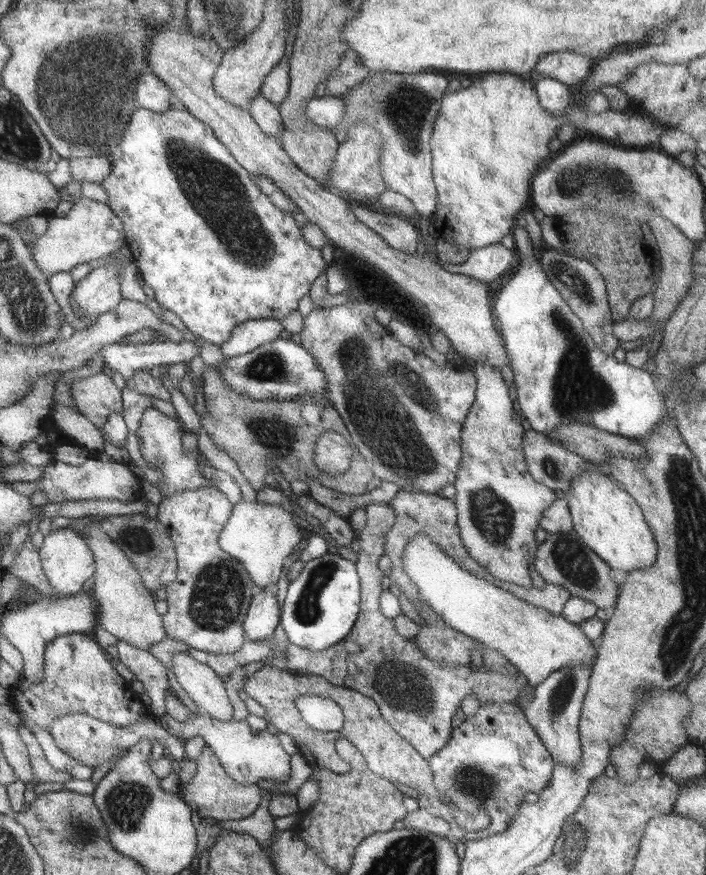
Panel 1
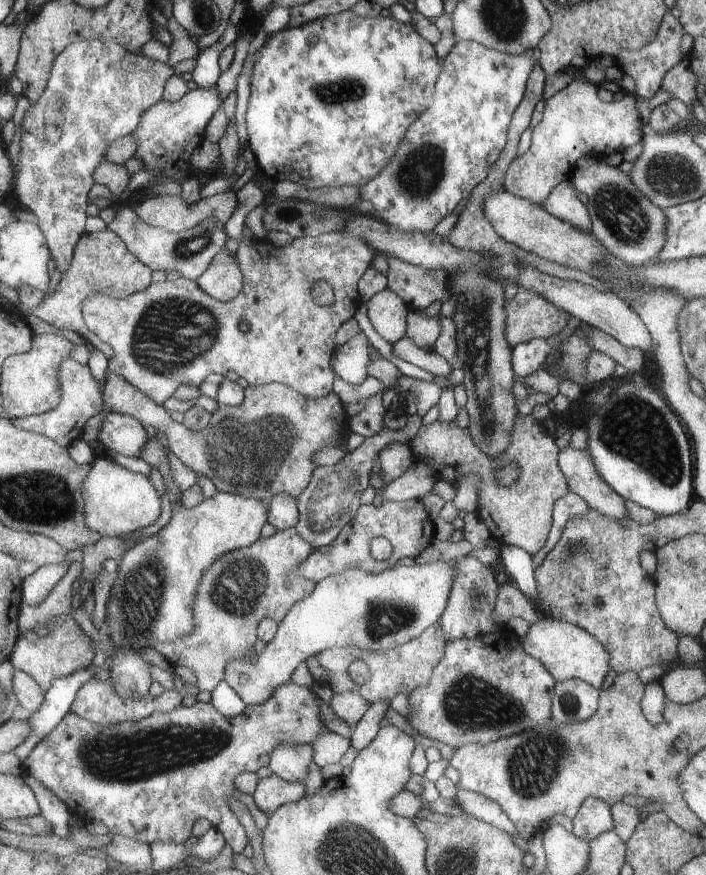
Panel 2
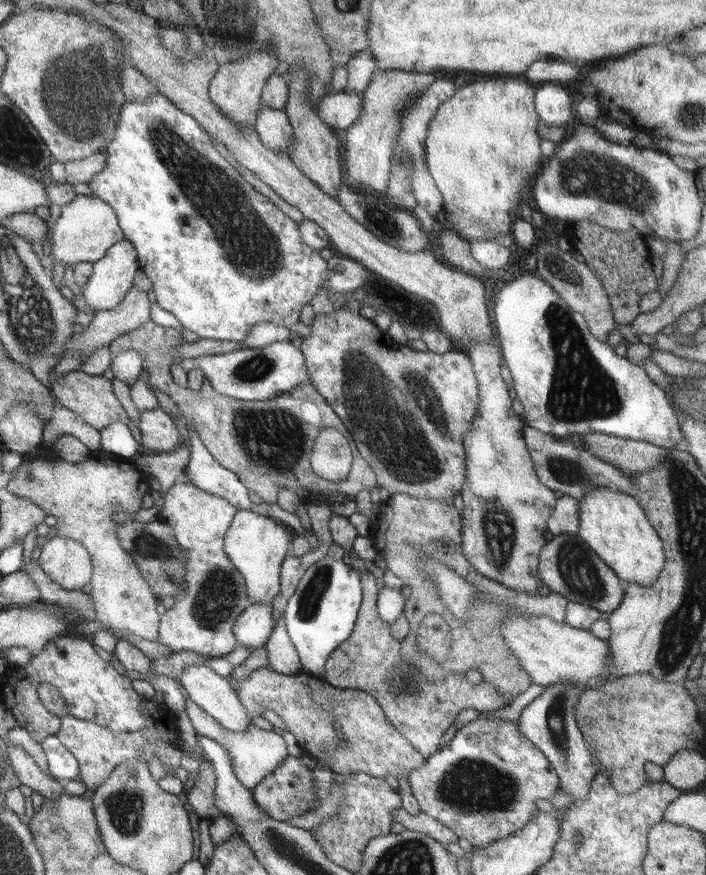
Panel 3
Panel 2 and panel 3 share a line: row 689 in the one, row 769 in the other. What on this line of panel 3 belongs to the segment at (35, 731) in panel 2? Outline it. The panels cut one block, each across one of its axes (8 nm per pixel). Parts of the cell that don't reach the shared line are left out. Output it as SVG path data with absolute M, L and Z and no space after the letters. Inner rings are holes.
M51 734L49 738L39 740L39 744L41 744L41 750L47 756L47 764L49 764L49 770L51 770L55 780L59 780L59 778L79 780L81 766L77 762L77 758L57 740L57 736Z

